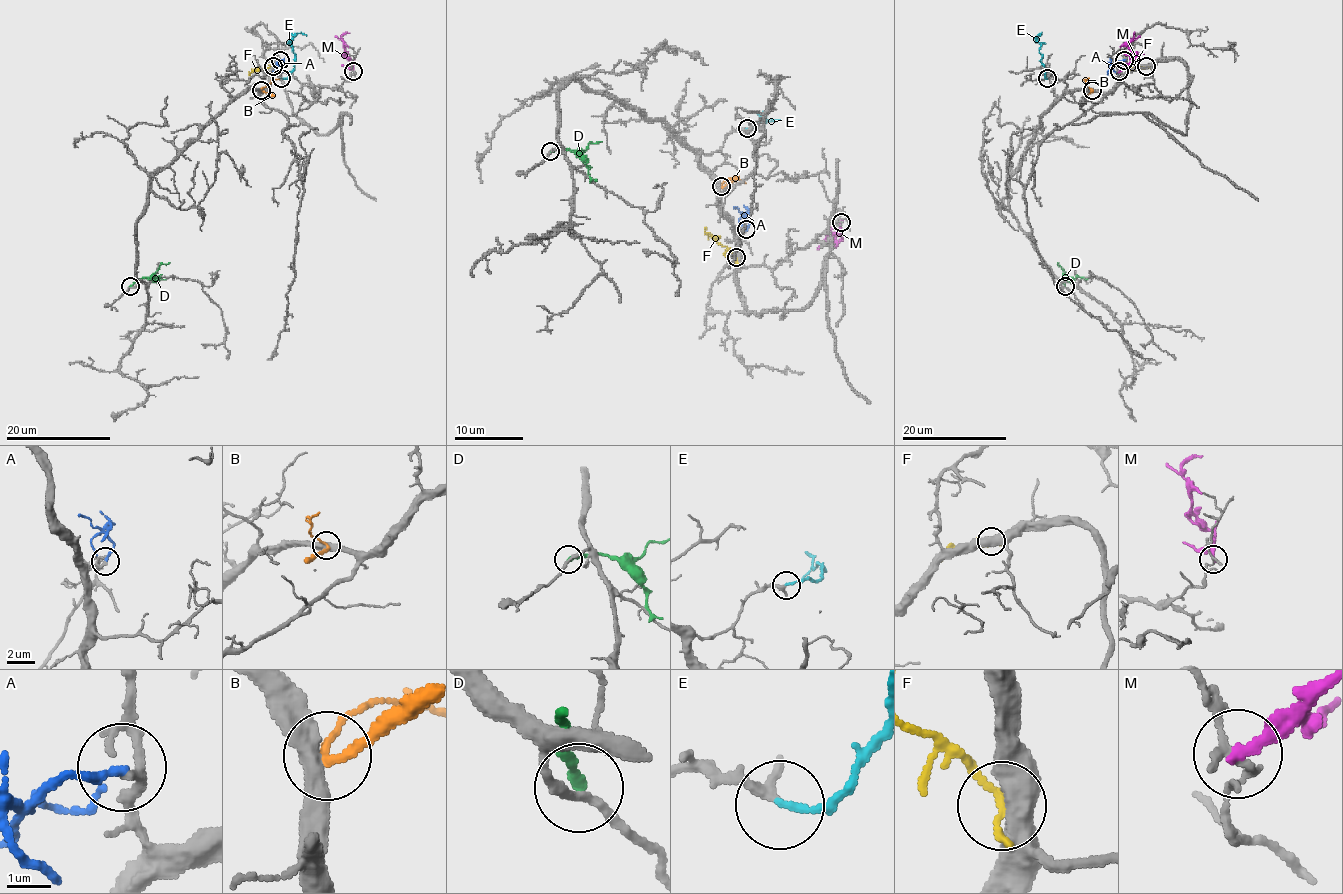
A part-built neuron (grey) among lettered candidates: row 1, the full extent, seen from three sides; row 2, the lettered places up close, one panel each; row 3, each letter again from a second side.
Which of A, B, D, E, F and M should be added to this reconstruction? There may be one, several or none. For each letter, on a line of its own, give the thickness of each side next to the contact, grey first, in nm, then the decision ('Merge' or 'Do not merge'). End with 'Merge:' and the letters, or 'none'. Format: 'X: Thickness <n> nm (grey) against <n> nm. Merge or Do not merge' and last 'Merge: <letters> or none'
A: Thickness 190 nm (grey) against 220 nm. Do not merge
B: Thickness 460 nm (grey) against 170 nm. Do not merge
D: Thickness 200 nm (grey) against 240 nm. Do not merge
E: Thickness 180 nm (grey) against 150 nm. Merge
F: Thickness 550 nm (grey) against 200 nm. Do not merge
M: Thickness 170 nm (grey) against 280 nm. Do not merge
Merge: E

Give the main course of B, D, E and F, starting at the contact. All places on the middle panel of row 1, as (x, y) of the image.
B: (721, 186), (730, 177), (745, 183)
D: (550, 152), (573, 150), (586, 166), (588, 174), (597, 181)
E: (747, 128), (764, 124), (761, 114), (769, 121), (779, 119)
F: (737, 258), (704, 230), (706, 227)

